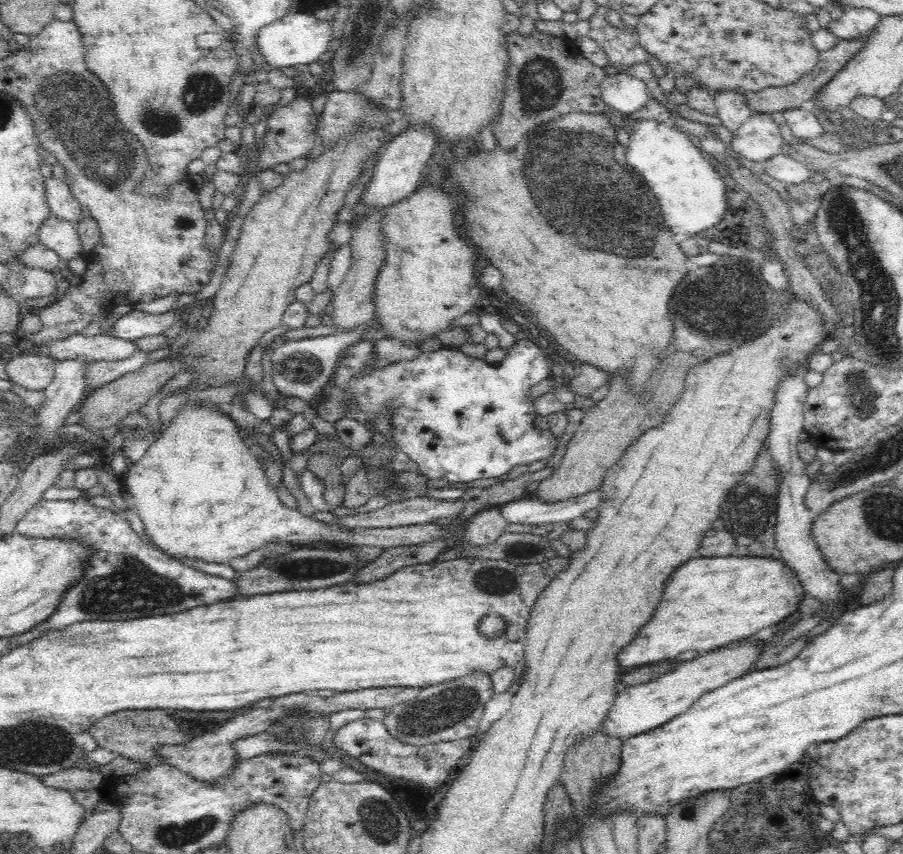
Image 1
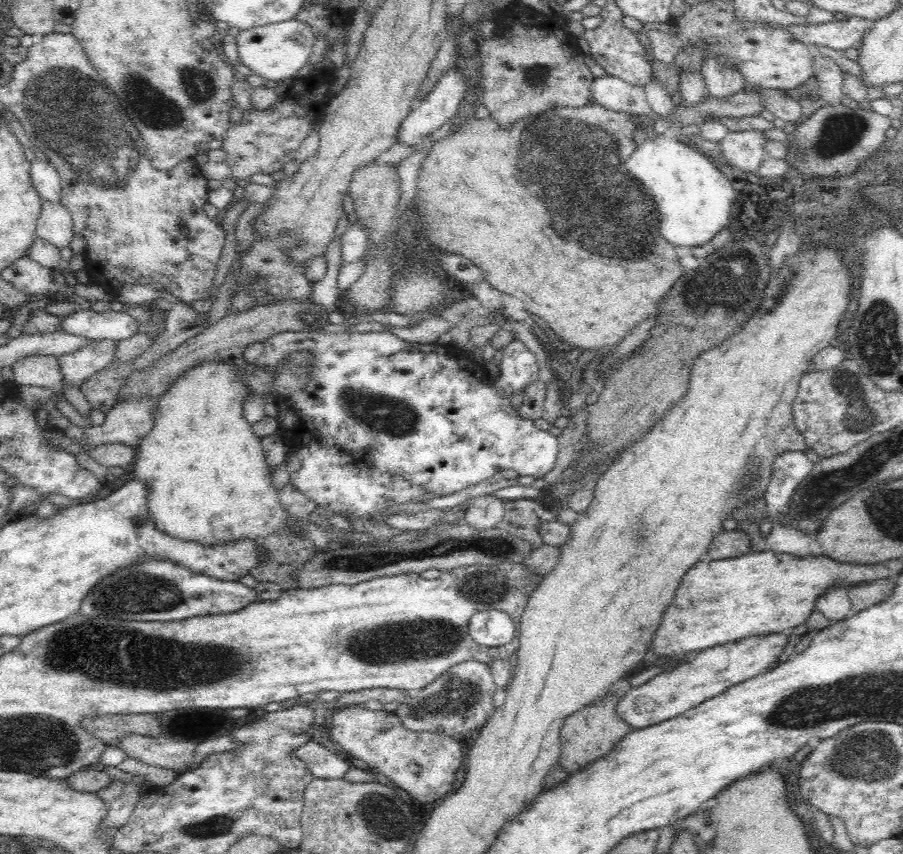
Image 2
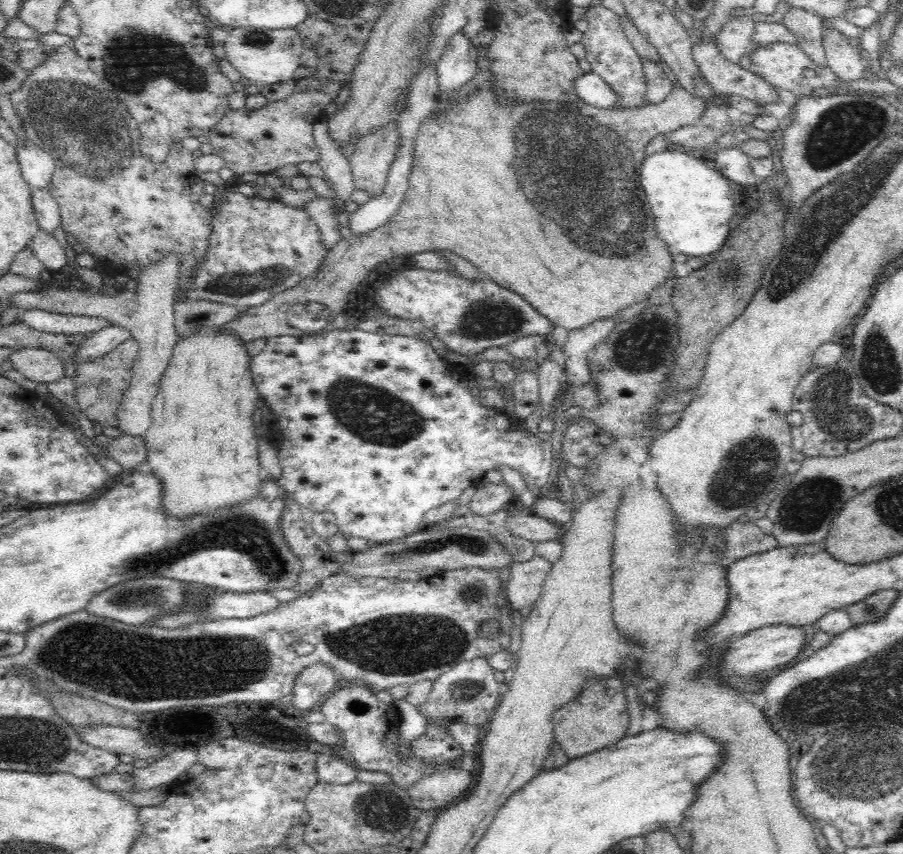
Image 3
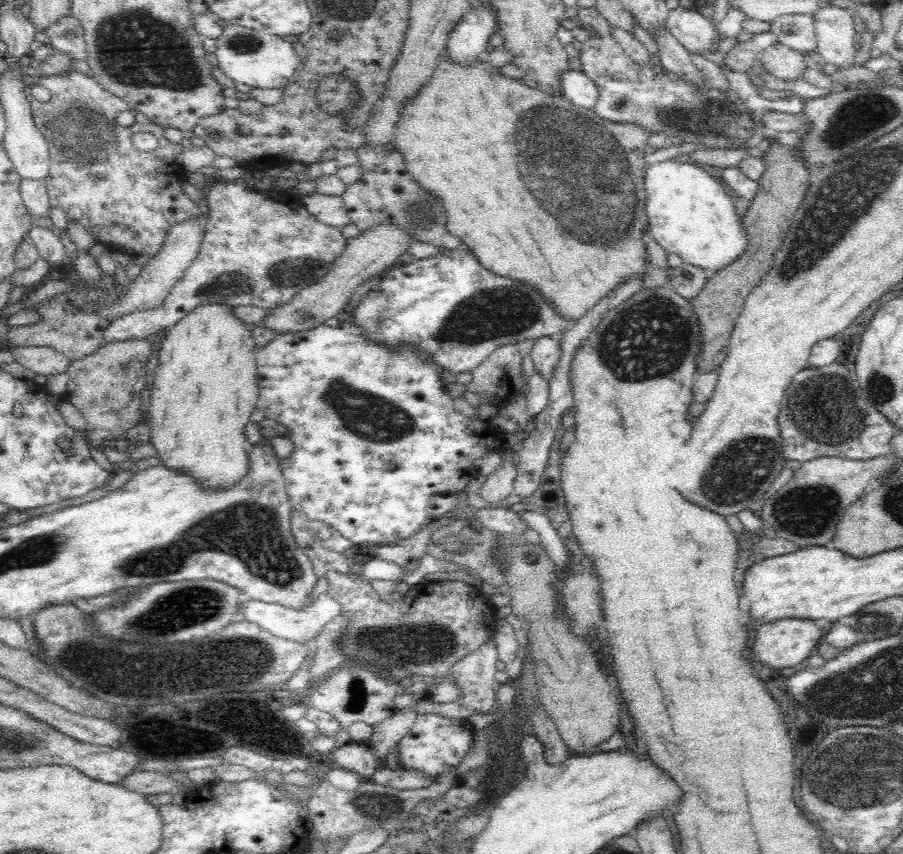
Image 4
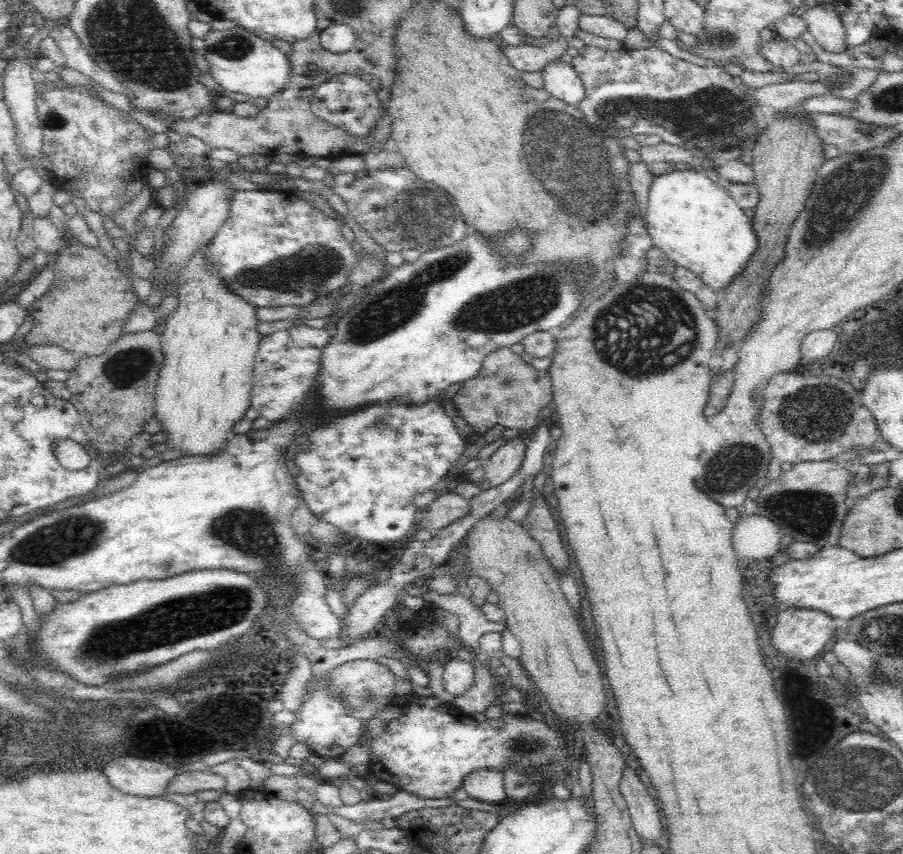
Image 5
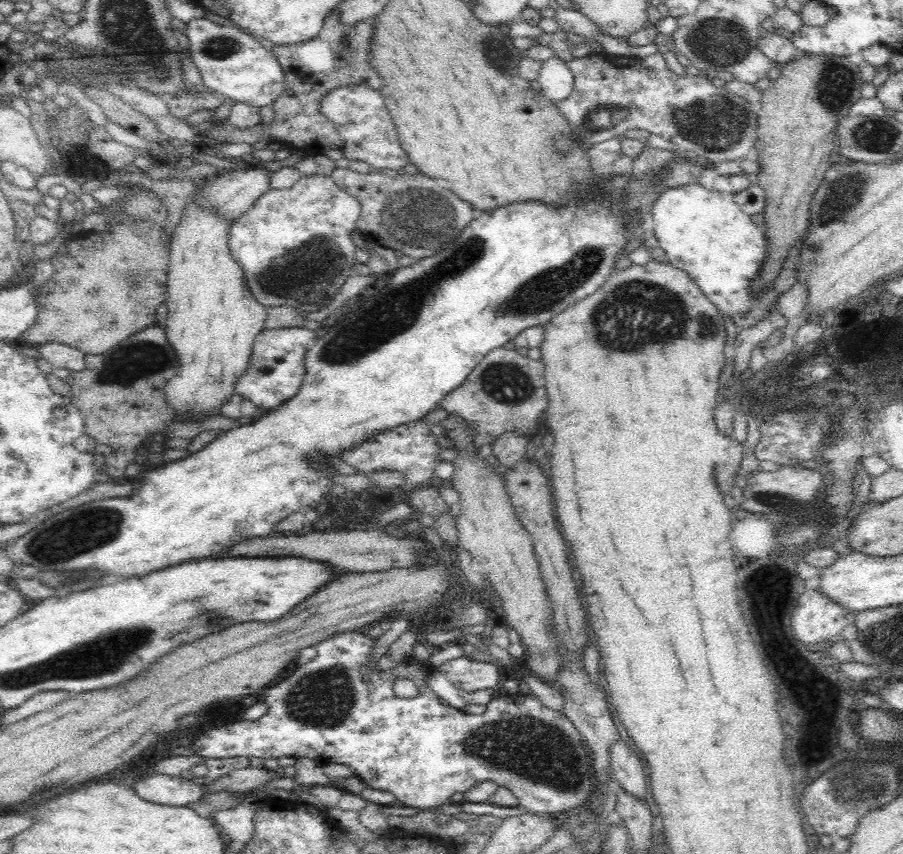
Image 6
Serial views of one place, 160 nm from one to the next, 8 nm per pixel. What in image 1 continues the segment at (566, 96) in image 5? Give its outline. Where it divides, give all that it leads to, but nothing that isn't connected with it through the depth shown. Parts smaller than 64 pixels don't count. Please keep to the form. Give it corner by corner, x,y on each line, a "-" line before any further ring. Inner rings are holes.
626,72
607,76
601,86
604,102
624,115
644,108
650,100
645,83

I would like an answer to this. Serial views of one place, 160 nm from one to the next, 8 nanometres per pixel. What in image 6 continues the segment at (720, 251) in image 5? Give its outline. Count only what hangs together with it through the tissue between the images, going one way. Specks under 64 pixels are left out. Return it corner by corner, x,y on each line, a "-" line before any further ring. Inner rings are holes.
697,182
666,188
659,192
652,208
652,222
655,238
659,247
664,250
667,260
671,265
688,273
688,276
701,288
701,291
712,302
718,311
732,317
739,329
750,328
758,320
762,320
774,302
778,302
780,293
769,288
768,292
759,295
750,294
748,286
756,272
762,268
762,260
766,258
766,237
761,227
752,223
750,215
746,214
725,193
715,188
708,189

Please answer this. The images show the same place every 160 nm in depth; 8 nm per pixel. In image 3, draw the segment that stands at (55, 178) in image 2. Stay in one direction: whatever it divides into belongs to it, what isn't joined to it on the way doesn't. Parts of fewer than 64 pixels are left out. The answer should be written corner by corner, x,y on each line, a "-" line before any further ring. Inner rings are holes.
22,141
14,147
23,177
31,190
49,190
49,184
56,170
55,161
51,155
30,141
25,143

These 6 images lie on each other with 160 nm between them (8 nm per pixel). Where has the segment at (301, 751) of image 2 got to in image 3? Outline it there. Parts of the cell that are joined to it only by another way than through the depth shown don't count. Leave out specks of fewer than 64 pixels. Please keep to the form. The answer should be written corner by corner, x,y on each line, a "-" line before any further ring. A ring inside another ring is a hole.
334,750
331,754
316,753
316,777
318,781
333,784
347,784
356,779
357,766
343,757
343,753

